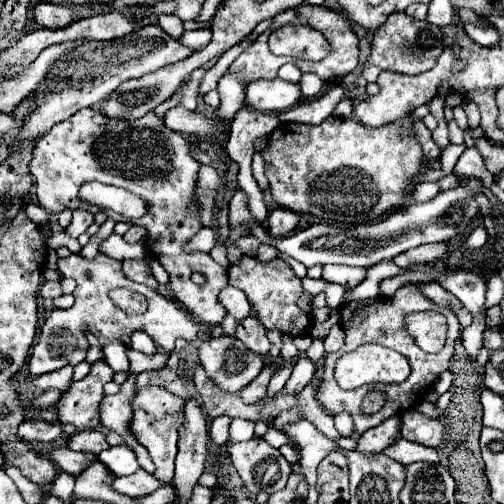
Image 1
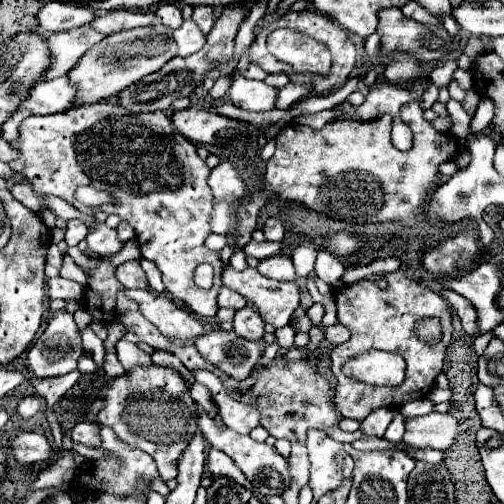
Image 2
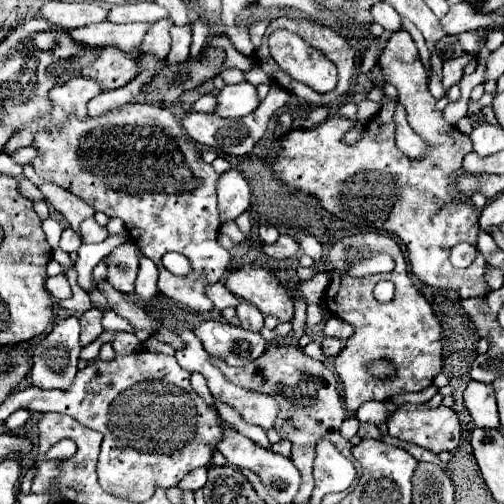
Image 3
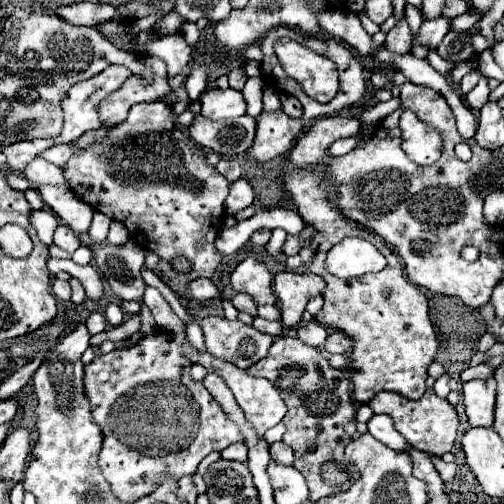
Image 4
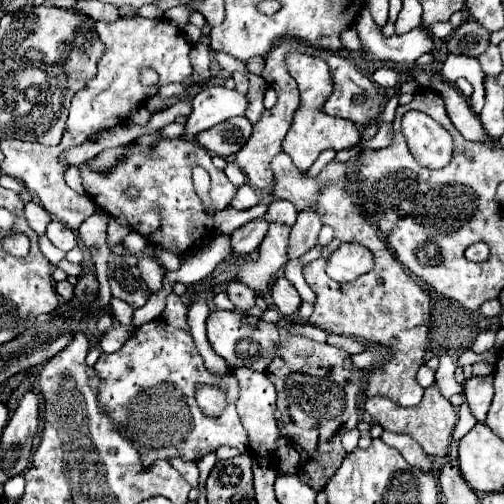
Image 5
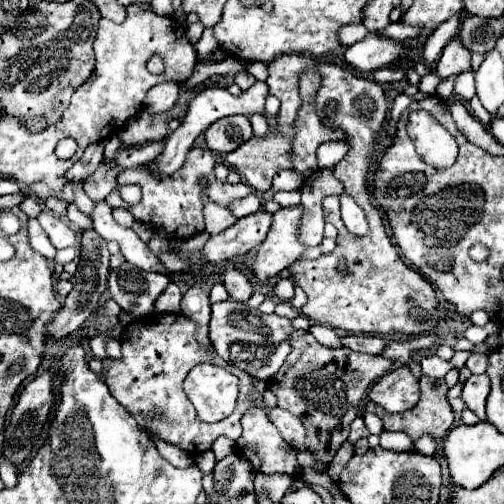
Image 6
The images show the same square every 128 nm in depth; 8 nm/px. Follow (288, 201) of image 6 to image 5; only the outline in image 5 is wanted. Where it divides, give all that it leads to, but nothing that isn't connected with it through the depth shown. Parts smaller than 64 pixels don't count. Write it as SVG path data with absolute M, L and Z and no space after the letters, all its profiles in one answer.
M274 200L270 206L268 206L268 212L266 212L266 220L268 222L282 222L282 224L288 224L292 226L296 222L296 206L288 200Z

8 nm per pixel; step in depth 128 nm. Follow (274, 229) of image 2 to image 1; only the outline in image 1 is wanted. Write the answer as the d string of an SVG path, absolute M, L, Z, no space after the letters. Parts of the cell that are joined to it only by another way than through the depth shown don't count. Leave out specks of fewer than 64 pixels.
M276 208L268 216L268 234L272 238L282 238L282 236L290 234L298 226L298 220L300 220L298 214L294 214L292 210Z

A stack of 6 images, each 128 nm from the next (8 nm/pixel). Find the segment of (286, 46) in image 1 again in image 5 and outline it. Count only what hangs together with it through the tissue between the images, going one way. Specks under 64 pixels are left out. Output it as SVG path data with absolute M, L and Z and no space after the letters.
M288 54L286 66L298 85L300 106L294 114L294 122L282 146L284 146L284 152L292 158L294 166L304 172L312 166L312 162L320 156L320 152L330 148L340 151L356 145L360 140L360 131L358 126L354 126L350 120L326 116L322 112L323 105L333 90L333 80L330 78L328 64L324 60L308 56L308 54Z

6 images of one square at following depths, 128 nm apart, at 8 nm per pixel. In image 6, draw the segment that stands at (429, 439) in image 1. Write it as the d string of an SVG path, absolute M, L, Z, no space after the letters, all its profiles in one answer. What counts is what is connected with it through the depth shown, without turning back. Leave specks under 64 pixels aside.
M422 376L420 378L420 400L418 400L418 404L414 408L410 408L410 410L406 410L402 414L388 414L382 408L372 406L372 412L376 412L384 420L384 428L386 430L404 432L412 440L418 440L422 434L430 434L436 440L440 440L440 438L446 436L446 432L452 428L452 422L454 422L454 412L452 412L452 408L448 404L446 392L448 392L448 386L446 386L444 380L436 380L436 378L430 378L430 376Z

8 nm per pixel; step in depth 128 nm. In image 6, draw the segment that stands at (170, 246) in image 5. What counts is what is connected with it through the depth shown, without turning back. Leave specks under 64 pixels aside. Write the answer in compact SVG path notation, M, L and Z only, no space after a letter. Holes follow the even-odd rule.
M192 148L184 168L180 168L180 172L176 172L176 176L168 176L168 180L152 180L150 172L122 172L118 176L116 190L112 190L106 196L106 204L110 208L122 206L122 208L130 210L136 216L136 220L148 224L150 228L154 228L154 230L164 228L168 234L176 234L176 238L186 240L186 238L194 236L196 232L204 230L202 196L208 196L208 200L212 200L220 206L228 206L232 200L246 198L248 194L254 192L252 186L248 186L248 184L234 184L232 186L228 182L224 182L224 184L218 182L214 178L214 164L216 164L216 158L210 154L210 150L204 148L204 152L202 152L202 148ZM128 184L138 184L142 188L142 202L138 202L136 206L126 204L118 194L118 188L128 186Z

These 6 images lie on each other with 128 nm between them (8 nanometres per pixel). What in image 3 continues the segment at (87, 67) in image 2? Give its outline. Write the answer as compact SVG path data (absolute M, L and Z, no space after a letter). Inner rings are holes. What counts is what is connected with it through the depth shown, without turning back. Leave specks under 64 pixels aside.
M162 18L150 26L150 32L144 36L144 48L140 48L140 54L156 54L164 60L170 48L170 28L174 22L170 18ZM102 48L96 64L84 68L82 76L100 80L104 90L114 90L128 84L138 74L136 58L138 56L124 56L118 48Z

